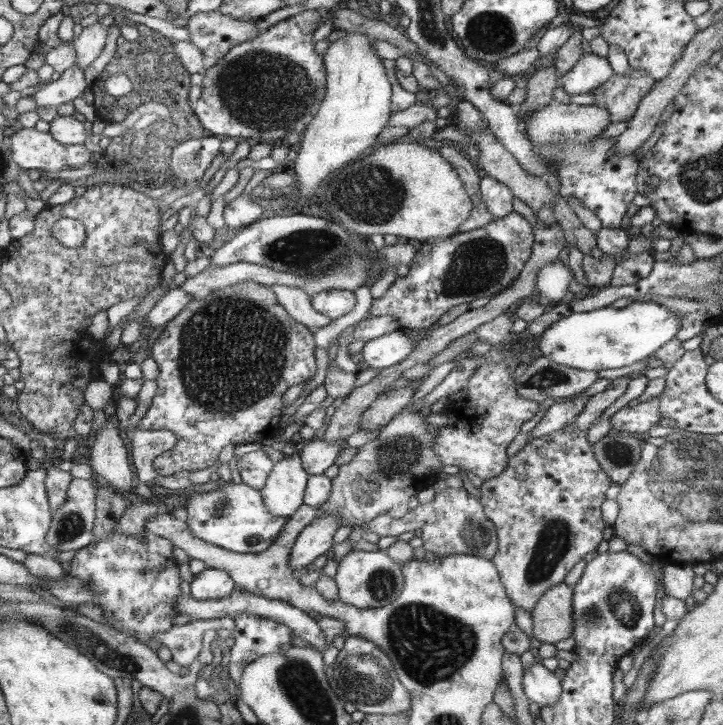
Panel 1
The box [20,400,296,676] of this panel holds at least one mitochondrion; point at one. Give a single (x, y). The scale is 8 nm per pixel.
(86, 638)

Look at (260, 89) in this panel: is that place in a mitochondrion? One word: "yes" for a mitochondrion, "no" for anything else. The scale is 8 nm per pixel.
yes

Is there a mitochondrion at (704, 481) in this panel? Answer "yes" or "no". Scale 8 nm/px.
yes

